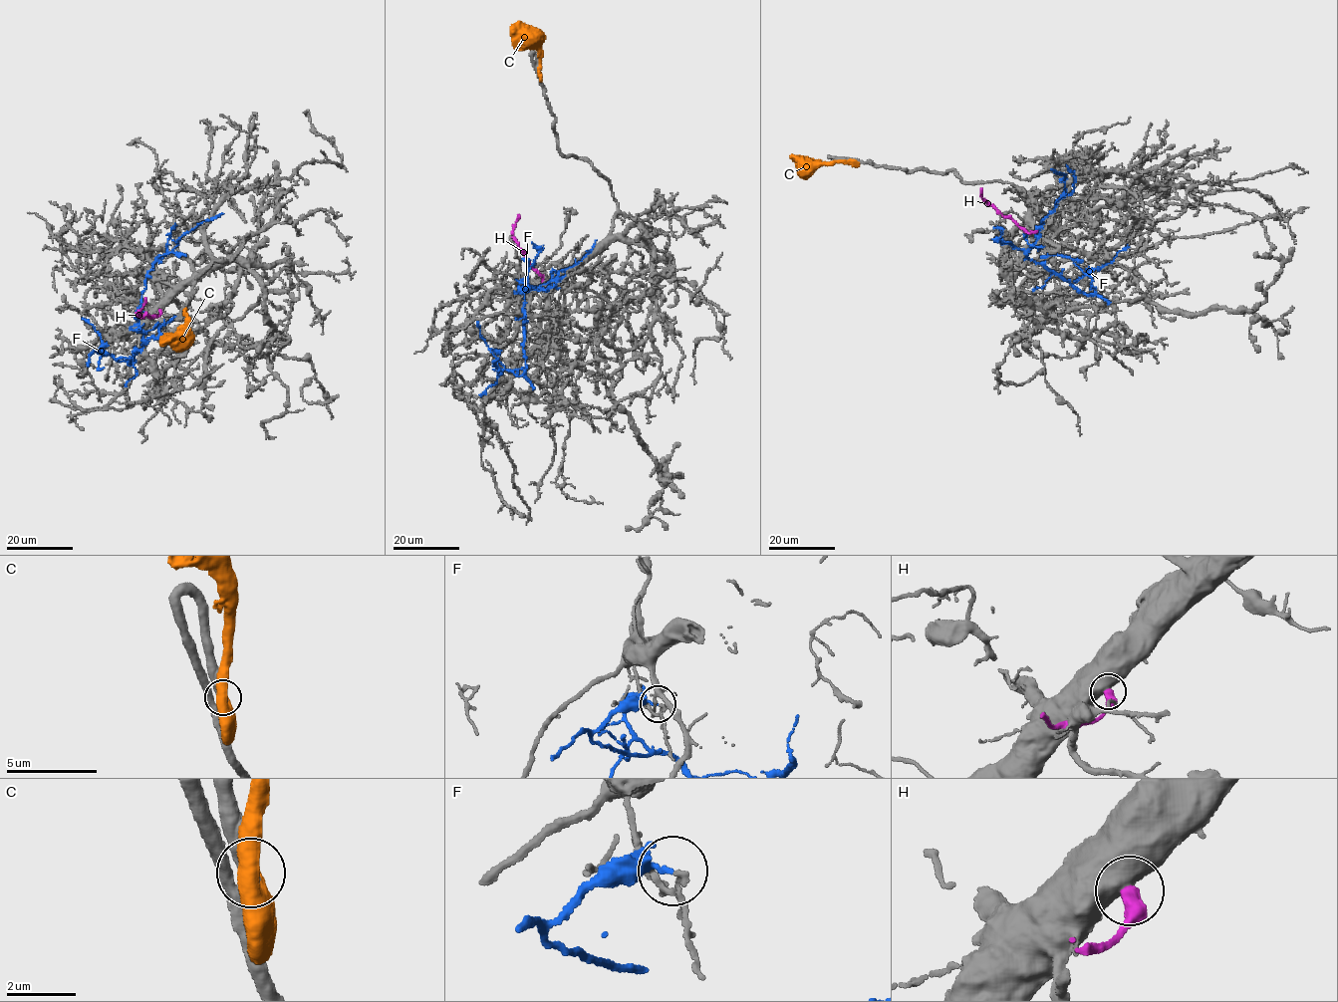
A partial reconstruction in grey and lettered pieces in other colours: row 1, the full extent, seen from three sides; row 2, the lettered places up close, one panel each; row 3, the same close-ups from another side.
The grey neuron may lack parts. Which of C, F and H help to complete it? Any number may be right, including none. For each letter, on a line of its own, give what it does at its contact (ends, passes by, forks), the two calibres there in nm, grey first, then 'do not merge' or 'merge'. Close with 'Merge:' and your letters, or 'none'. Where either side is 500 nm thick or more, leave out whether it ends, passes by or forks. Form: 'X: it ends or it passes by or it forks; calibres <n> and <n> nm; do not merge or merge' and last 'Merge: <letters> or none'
C: calibres 480 and 700 nm; merge
F: it ends; calibres 110 and 140 nm; do not merge
H: calibres 750 and 500 nm; do not merge
Merge: C

